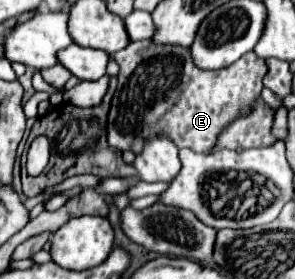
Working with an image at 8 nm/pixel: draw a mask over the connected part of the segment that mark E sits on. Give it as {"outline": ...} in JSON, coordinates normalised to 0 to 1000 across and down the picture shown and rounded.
{"outline":[[[508,140],[441,154],[441,161],[420,168],[414,183],[400,183],[400,190],[386,197],[386,211],[393,211],[407,254],[400,254],[400,312],[393,312],[393,326],[386,326],[386,348],[380,348],[380,369],[373,369],[373,398],[366,398],[366,513],[373,513],[380,527],[407,534],[407,541],[447,534],[447,541],[461,541],[461,548],[481,534],[488,505],[502,505],[502,498],[522,491],[522,484],[569,484],[569,491],[597,513],[603,534],[637,527],[637,534],[651,534],[651,541],[664,541],[664,548],[705,548],[705,541],[719,541],[725,520],[732,520],[739,484],[753,477],[753,462],[759,462],[766,448],[780,448],[793,427],[807,427],[814,412],[834,412],[834,405],[847,398],[847,376],[868,362],[868,348],[875,348],[881,326],[888,326],[888,283],[895,283],[895,269],[902,269],[902,254],[908,254],[908,247],[902,247],[902,226],[895,226],[888,211],[875,211],[875,197],[854,190],[854,183],[834,190],[834,197],[820,197],[820,211],[807,211],[800,226],[786,226],[786,233],[766,240],[766,247],[685,254],[685,247],[671,247],[671,240],[651,226],[644,176],[637,176],[637,168],[536,168],[536,161],[522,161]]]}

